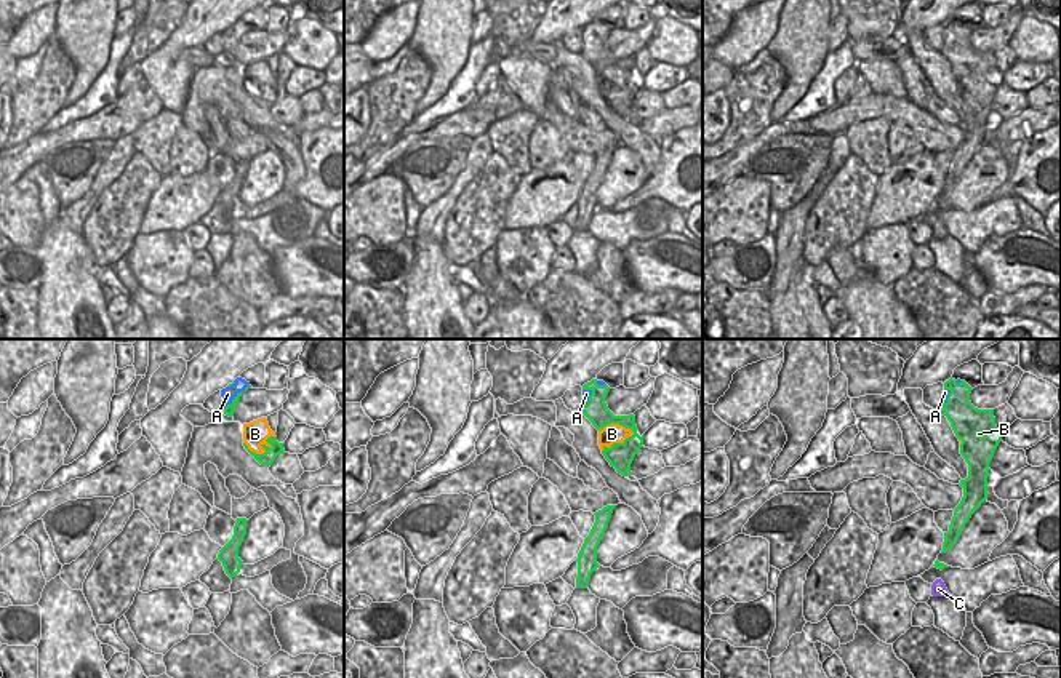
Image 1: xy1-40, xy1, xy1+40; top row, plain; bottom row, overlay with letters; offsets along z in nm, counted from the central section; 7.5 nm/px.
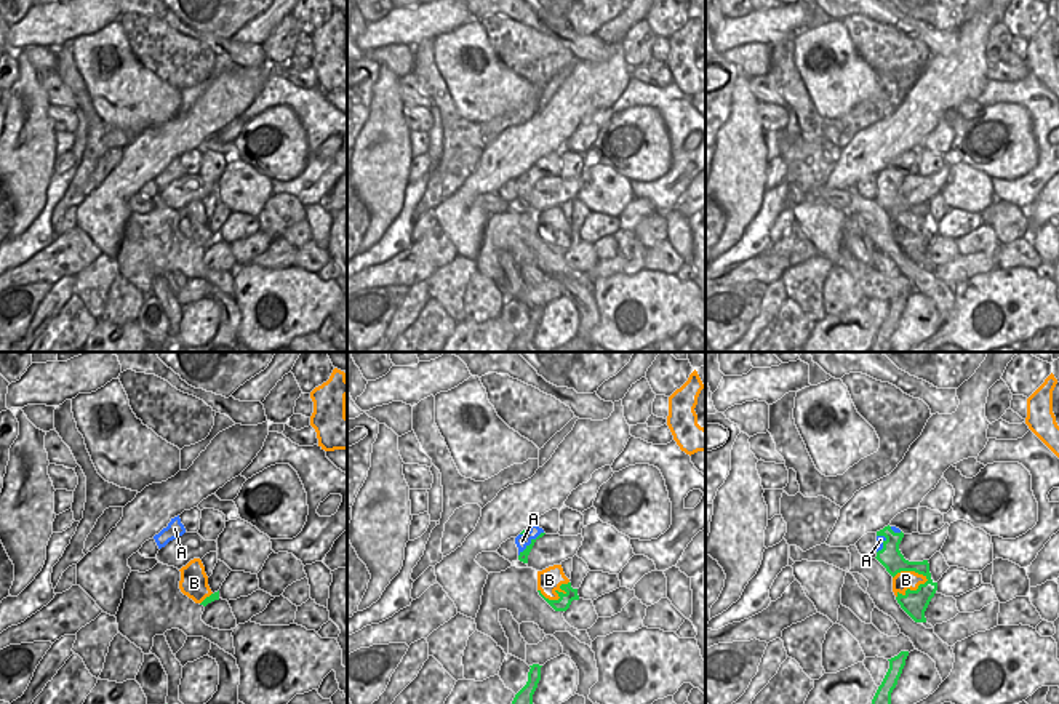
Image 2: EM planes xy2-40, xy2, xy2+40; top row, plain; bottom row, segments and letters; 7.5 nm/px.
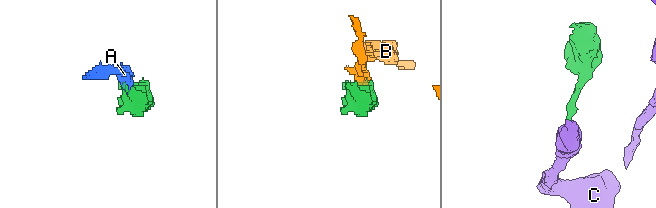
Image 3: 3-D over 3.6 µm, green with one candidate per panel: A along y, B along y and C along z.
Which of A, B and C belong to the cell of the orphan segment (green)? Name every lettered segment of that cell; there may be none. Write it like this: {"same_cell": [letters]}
{"same_cell": ["C"]}

